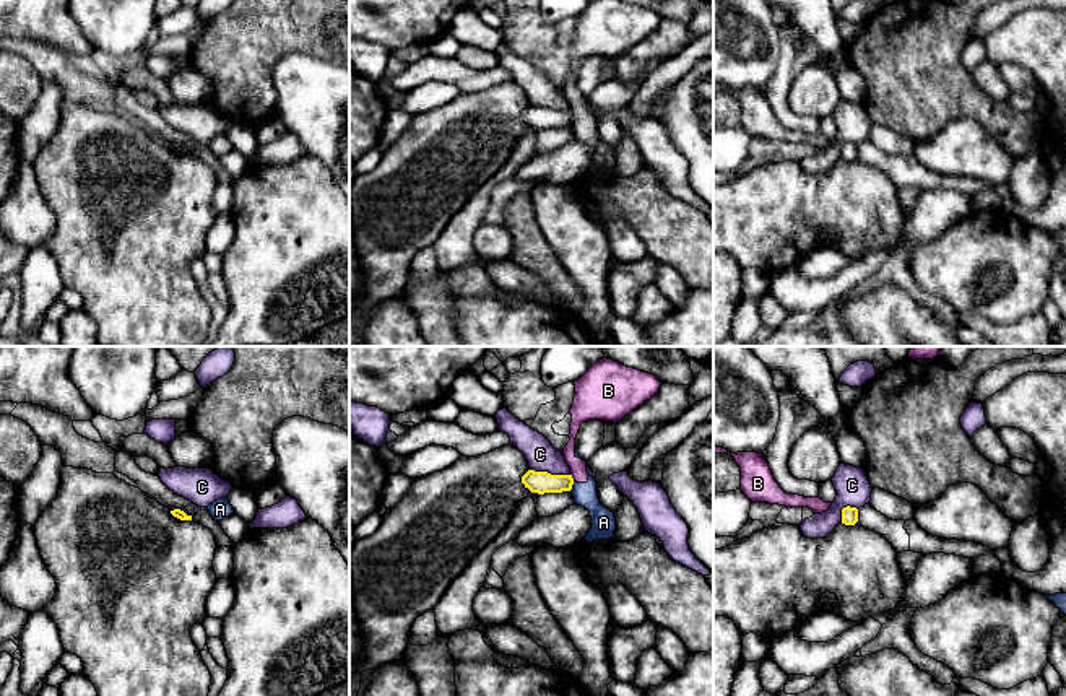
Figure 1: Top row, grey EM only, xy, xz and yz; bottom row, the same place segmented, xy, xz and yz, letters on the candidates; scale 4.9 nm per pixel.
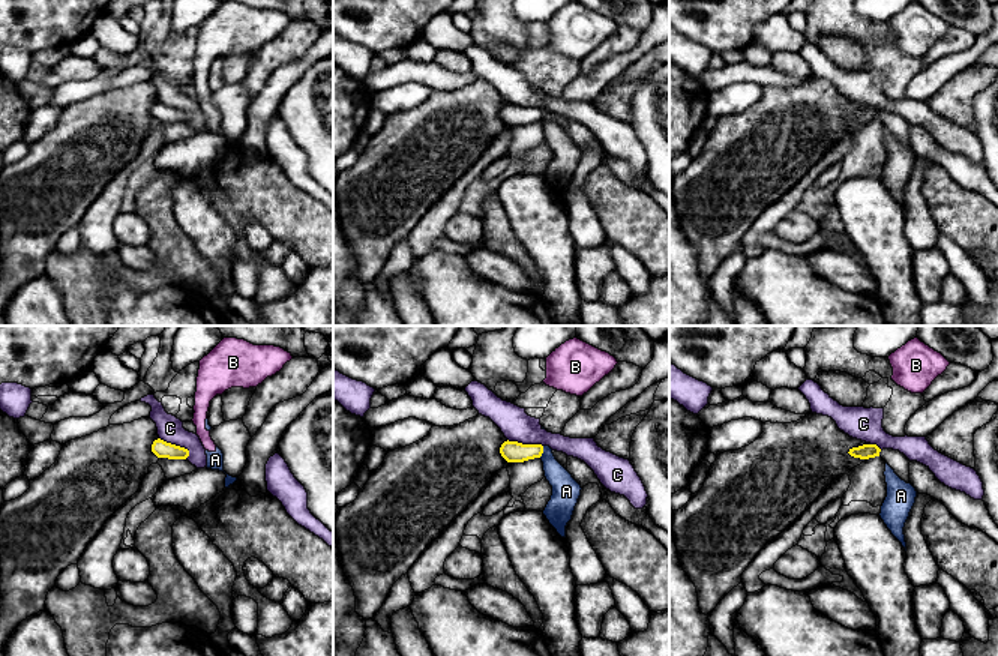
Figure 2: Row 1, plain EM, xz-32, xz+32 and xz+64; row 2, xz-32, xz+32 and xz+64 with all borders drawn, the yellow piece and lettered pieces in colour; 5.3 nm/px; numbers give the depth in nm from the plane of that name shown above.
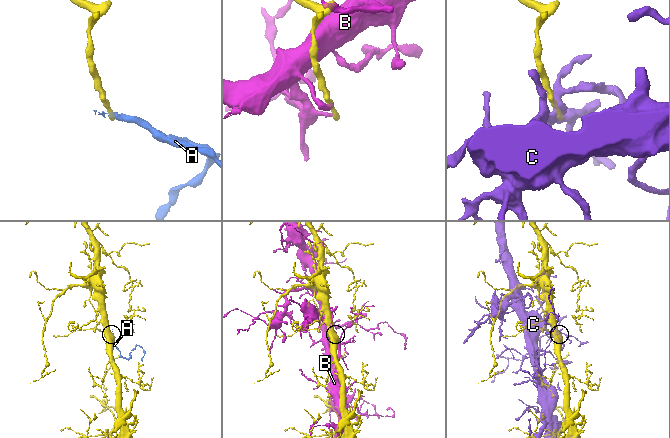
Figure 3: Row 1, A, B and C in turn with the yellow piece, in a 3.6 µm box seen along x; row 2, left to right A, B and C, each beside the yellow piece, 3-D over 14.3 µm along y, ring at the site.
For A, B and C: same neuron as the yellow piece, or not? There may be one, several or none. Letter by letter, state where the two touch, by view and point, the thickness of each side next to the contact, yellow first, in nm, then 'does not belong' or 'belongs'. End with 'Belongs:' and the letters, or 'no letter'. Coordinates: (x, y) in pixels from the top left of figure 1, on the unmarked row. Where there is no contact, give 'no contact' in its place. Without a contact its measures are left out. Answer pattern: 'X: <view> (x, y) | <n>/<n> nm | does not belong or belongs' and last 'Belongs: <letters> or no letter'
A: xz (572, 119) | 110/130 nm | does not belong
B: xz (571, 113) | 110/80 nm | does not belong
C: xz (550, 109) | 110/150 nm | does not belong
Belongs: no letter

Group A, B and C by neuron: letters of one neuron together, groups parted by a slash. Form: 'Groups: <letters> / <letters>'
Groups: A B / C

